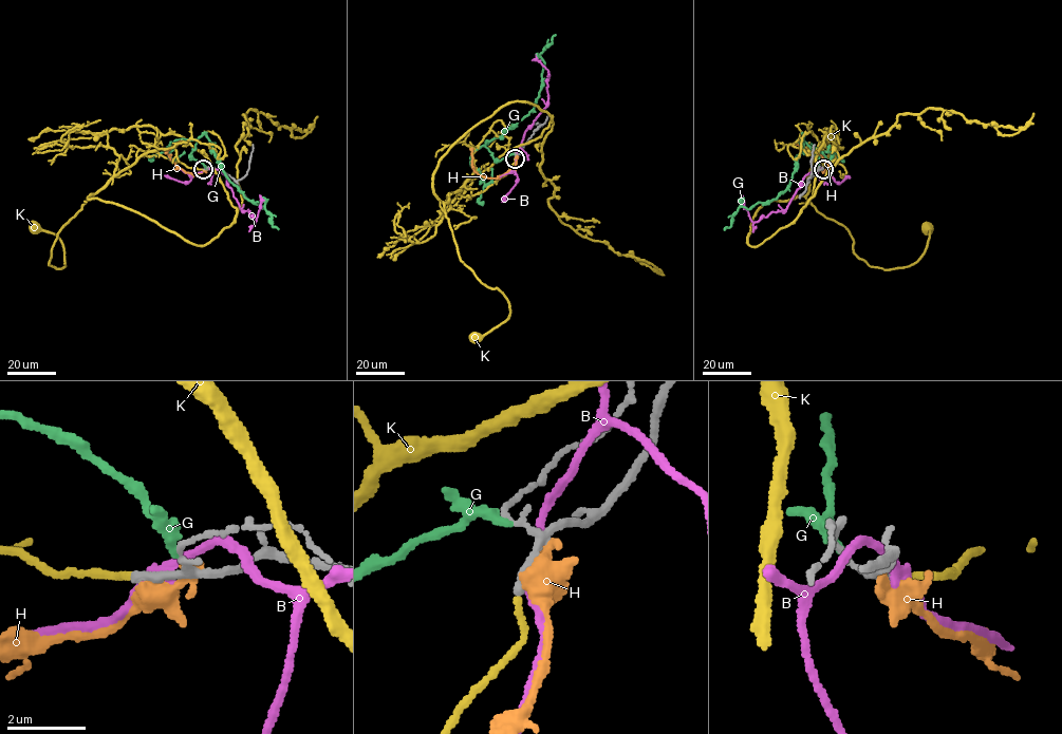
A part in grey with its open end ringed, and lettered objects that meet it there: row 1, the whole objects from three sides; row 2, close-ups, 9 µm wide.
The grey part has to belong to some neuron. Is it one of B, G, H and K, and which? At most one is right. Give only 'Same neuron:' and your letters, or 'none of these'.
Same neuron: K

